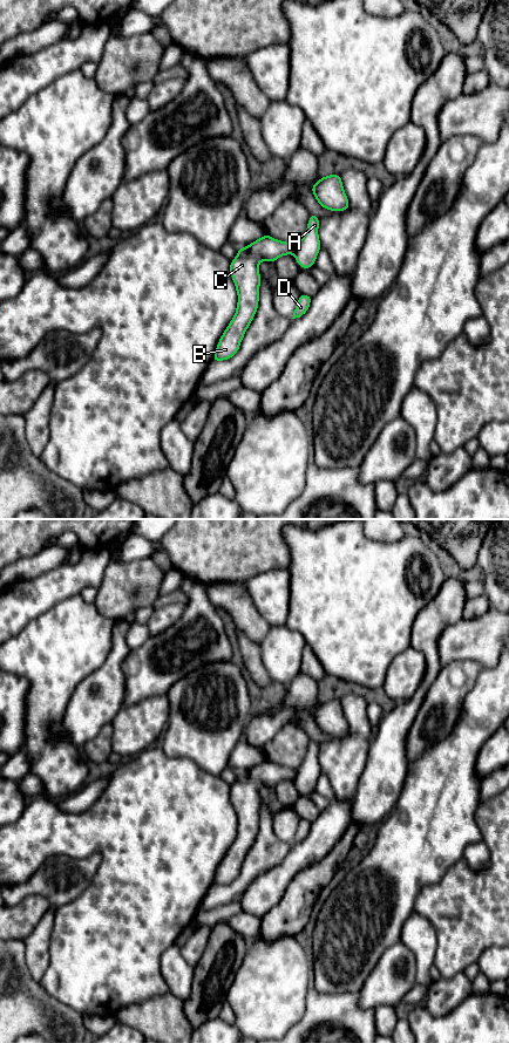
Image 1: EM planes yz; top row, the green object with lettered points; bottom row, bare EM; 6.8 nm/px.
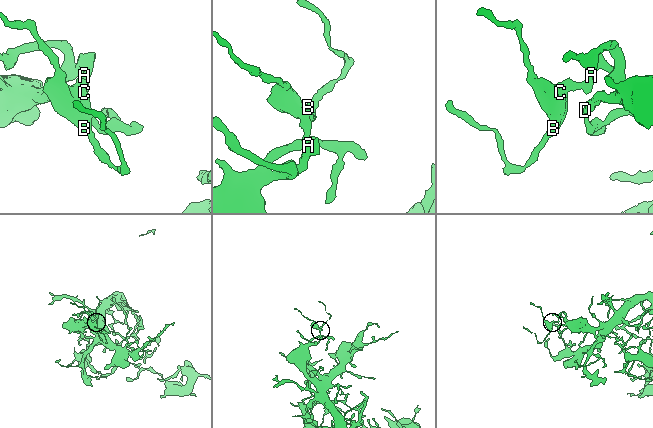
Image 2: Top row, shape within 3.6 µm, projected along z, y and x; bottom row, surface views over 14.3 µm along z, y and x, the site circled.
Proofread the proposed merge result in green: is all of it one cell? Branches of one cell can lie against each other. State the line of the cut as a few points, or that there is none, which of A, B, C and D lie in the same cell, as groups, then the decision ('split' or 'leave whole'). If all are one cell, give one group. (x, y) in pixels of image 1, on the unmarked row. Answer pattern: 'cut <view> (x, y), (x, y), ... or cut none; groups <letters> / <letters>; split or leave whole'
cut yz (297, 768), (297, 775), (293, 778); groups A D / B C; split

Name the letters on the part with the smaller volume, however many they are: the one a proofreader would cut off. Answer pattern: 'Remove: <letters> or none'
Remove: B, C

